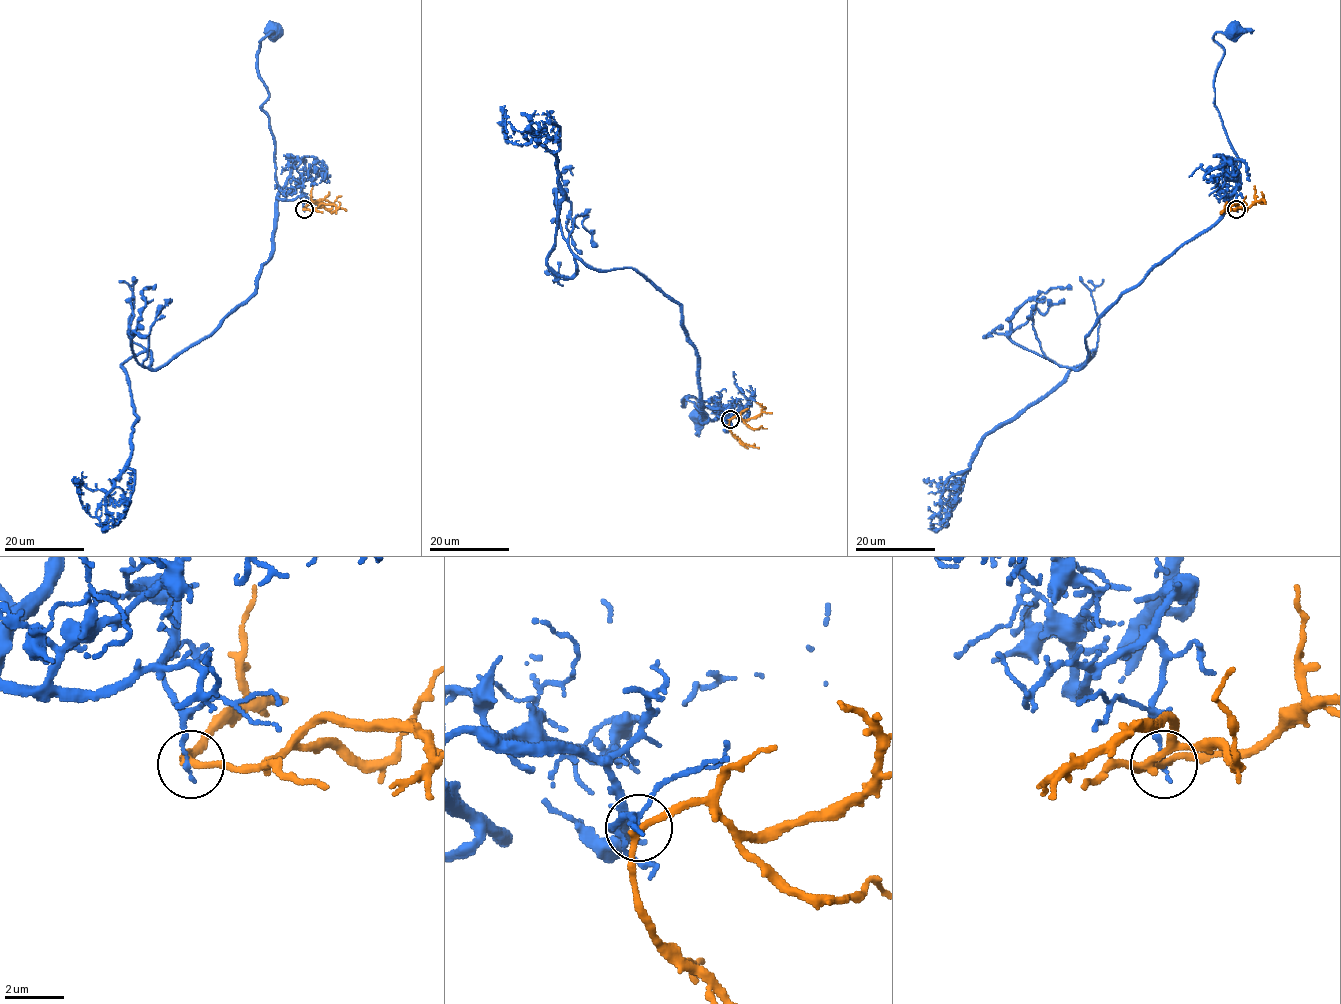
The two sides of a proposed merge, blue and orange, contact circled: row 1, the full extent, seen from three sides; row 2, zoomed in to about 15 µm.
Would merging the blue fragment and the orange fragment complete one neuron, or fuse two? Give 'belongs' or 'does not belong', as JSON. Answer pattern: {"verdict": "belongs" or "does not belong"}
{"verdict": "does not belong"}

